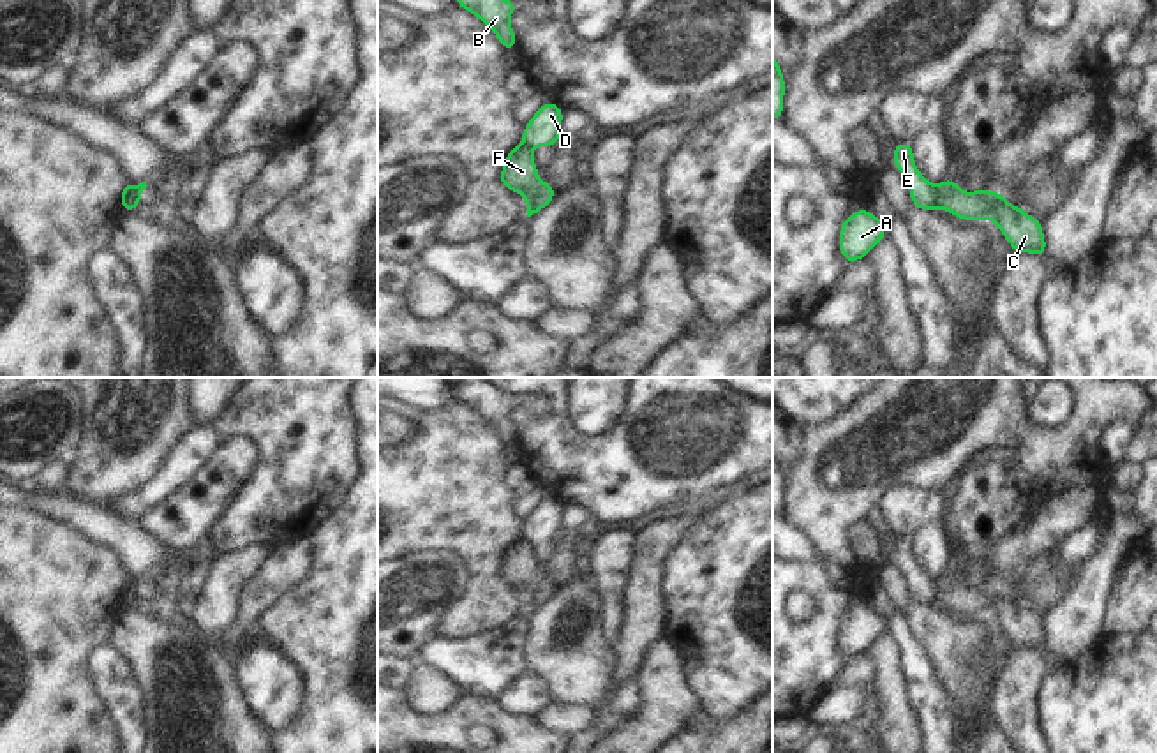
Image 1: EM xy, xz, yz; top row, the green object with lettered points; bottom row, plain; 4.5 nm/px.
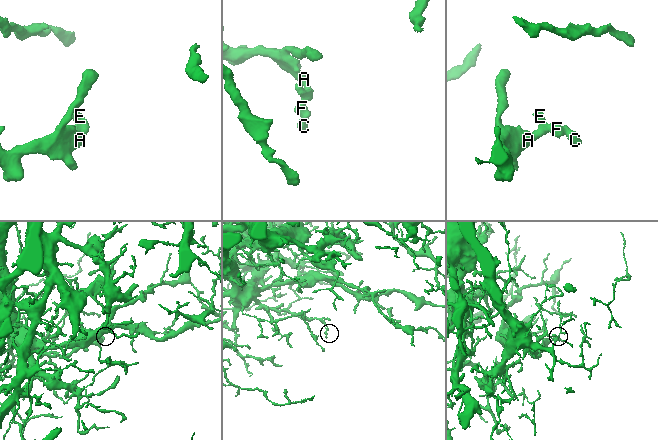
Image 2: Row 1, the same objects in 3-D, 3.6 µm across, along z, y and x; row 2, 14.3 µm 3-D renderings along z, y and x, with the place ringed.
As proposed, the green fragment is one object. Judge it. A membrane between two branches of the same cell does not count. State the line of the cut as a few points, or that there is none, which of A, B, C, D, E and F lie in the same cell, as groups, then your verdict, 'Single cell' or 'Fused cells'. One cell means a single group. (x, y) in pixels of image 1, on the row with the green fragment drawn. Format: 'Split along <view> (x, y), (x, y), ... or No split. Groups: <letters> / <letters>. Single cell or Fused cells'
Split along yz (939, 186), (935, 208). Groups: A B D E / C F. Fused cells

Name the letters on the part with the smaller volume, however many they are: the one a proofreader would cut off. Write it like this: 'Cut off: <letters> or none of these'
Cut off: C, F

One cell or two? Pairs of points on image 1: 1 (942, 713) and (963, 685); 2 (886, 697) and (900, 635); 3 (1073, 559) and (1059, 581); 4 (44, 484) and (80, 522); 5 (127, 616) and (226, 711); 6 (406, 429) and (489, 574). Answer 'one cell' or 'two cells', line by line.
1: two cells
2: two cells
3: two cells
4: two cells
5: one cell
6: two cells

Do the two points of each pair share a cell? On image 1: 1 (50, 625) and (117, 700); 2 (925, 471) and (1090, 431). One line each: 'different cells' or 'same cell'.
1: different cells
2: same cell

